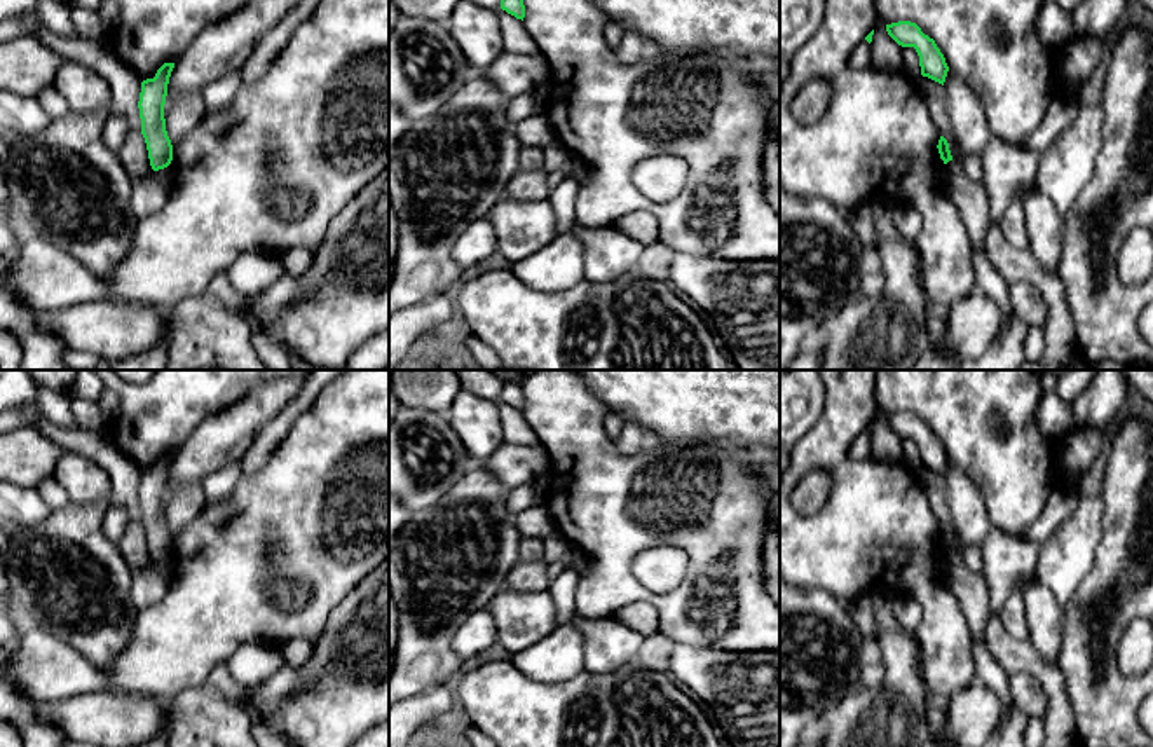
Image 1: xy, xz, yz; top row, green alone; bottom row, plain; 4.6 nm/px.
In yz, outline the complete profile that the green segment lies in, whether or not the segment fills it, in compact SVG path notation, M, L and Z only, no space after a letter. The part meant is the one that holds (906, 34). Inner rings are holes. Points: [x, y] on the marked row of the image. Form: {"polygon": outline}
{"polygon": "M898 21L886 24L888 35L902 47L914 47L919 56L921 75L944 86L949 66L935 40L916 23Z"}

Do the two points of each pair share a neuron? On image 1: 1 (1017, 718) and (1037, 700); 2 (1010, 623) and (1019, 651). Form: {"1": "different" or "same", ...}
{"1": "different", "2": "different"}

